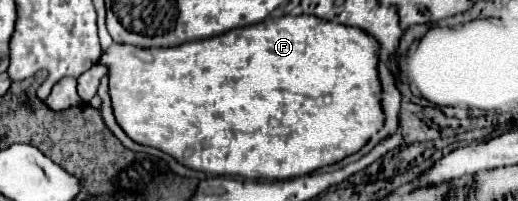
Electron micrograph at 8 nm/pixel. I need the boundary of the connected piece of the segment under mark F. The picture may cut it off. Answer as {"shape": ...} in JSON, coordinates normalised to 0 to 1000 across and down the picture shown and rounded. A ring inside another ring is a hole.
{"shape":[[[542,80],[542,90],[515,90],[504,119],[481,129],[481,139],[458,139],[411,189],[396,199],[373,199],[330,239],[288,239],[272,249],[264,229],[210,229],[195,269],[195,318],[210,328],[210,468],[218,498],[222,587],[234,617],[234,637],[268,716],[299,726],[330,776],[338,776],[346,806],[373,846],[388,846],[415,876],[465,876],[481,896],[515,886],[515,896],[554,896],[589,876],[612,836],[639,826],[685,756],[693,756],[728,647],[739,627],[739,537],[736,537],[736,398],[728,368],[732,318],[732,219],[716,169],[708,169],[697,139],[666,129],[666,119],[643,119],[624,90],[608,80]]]}

